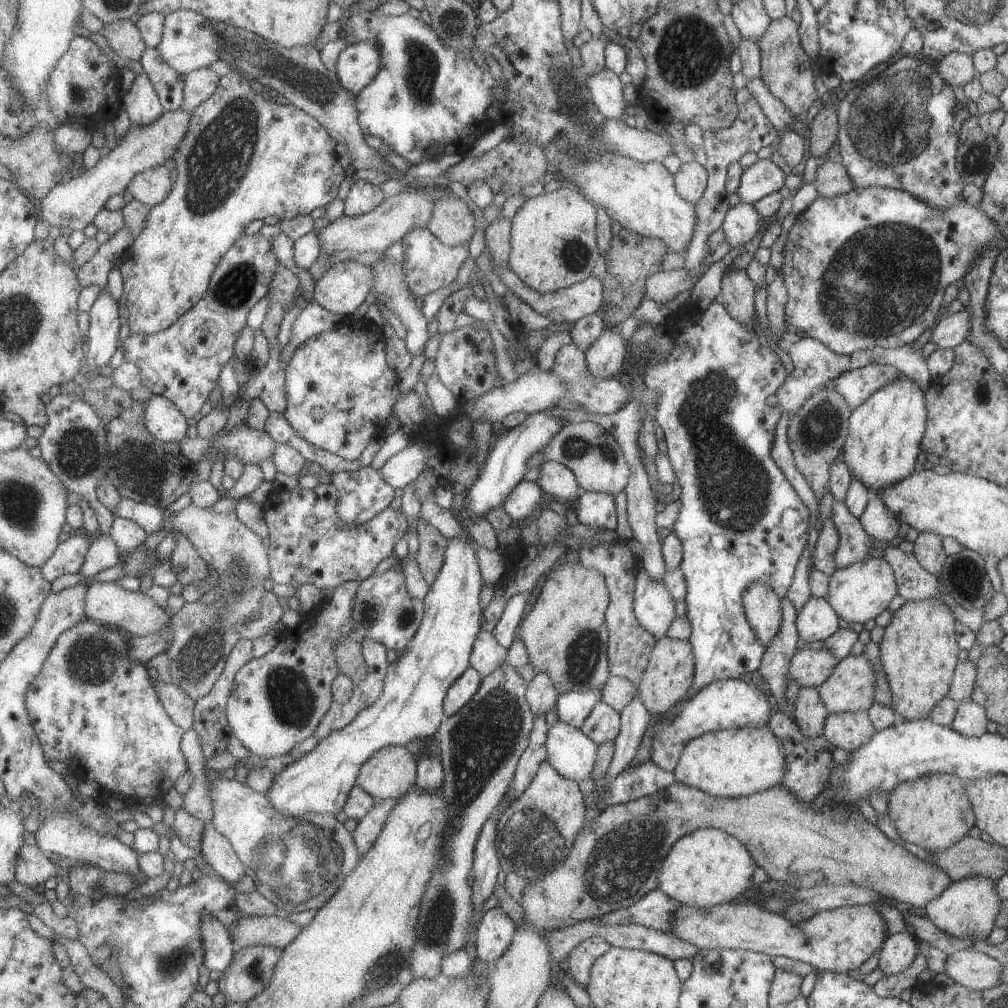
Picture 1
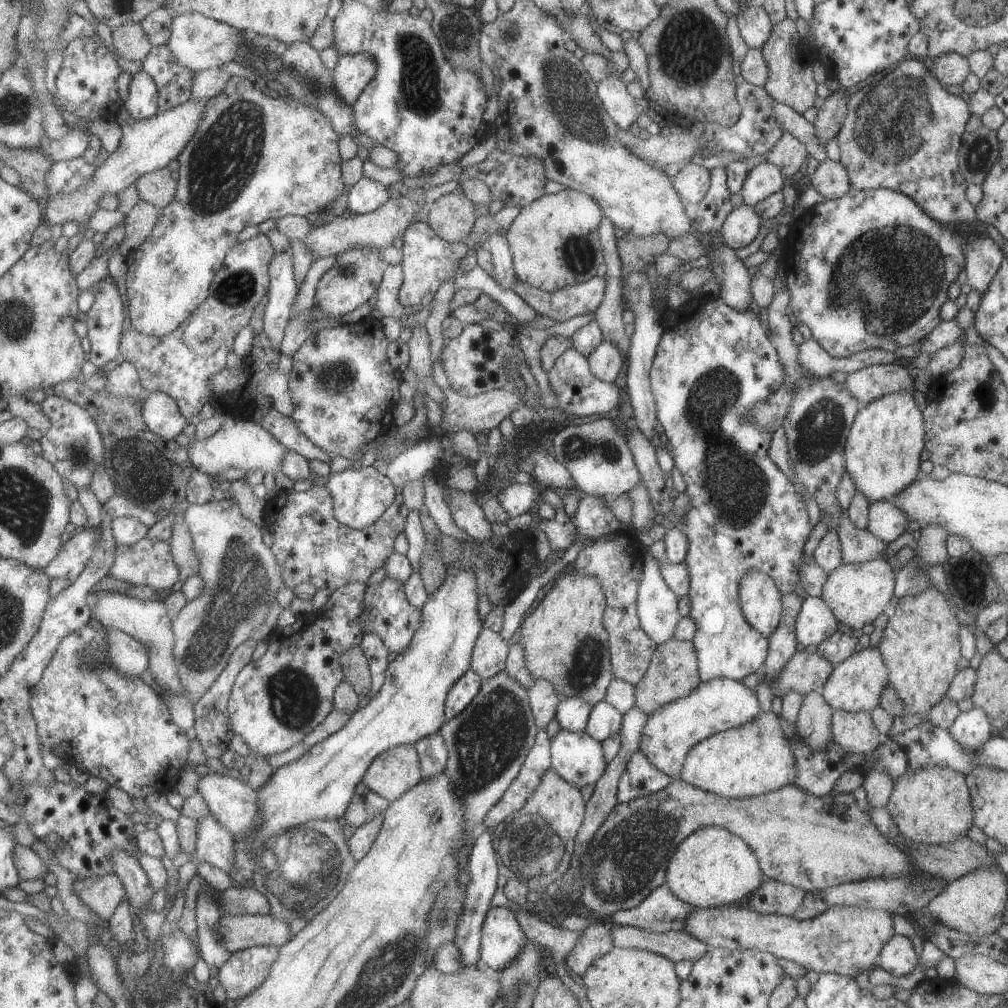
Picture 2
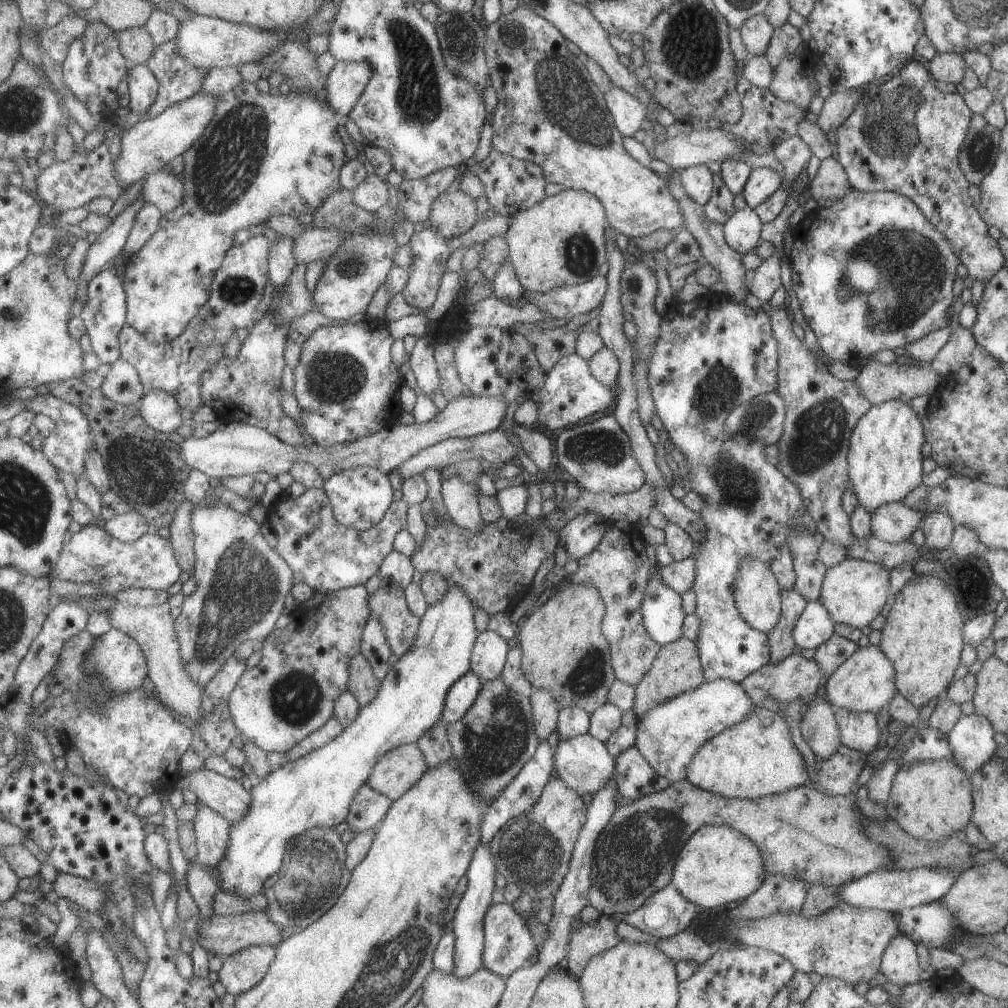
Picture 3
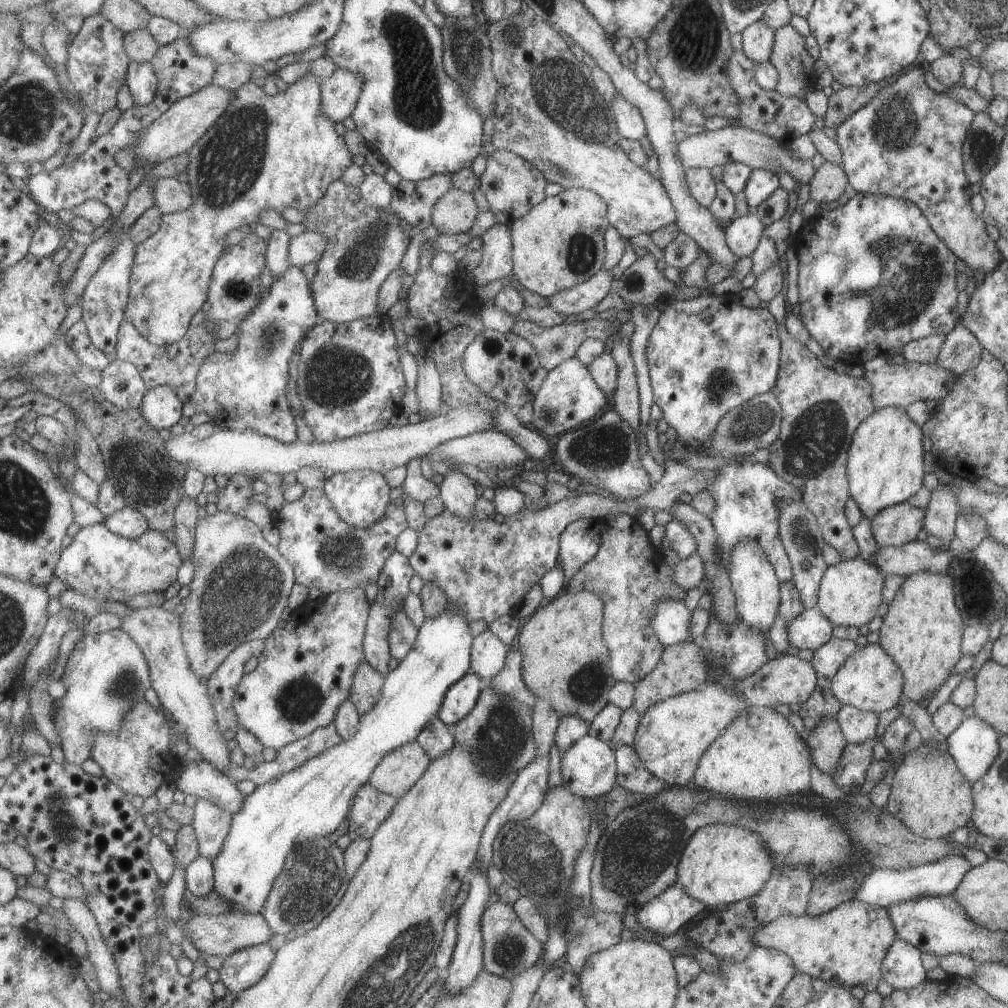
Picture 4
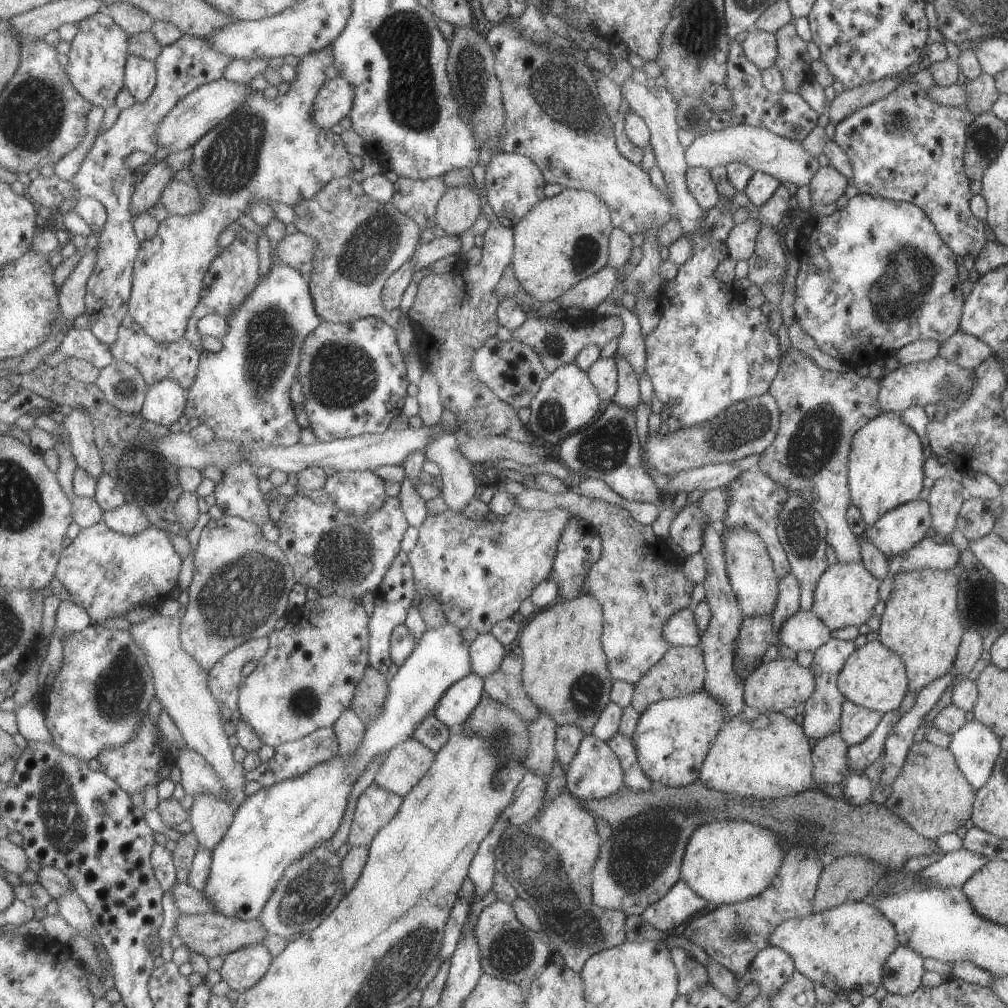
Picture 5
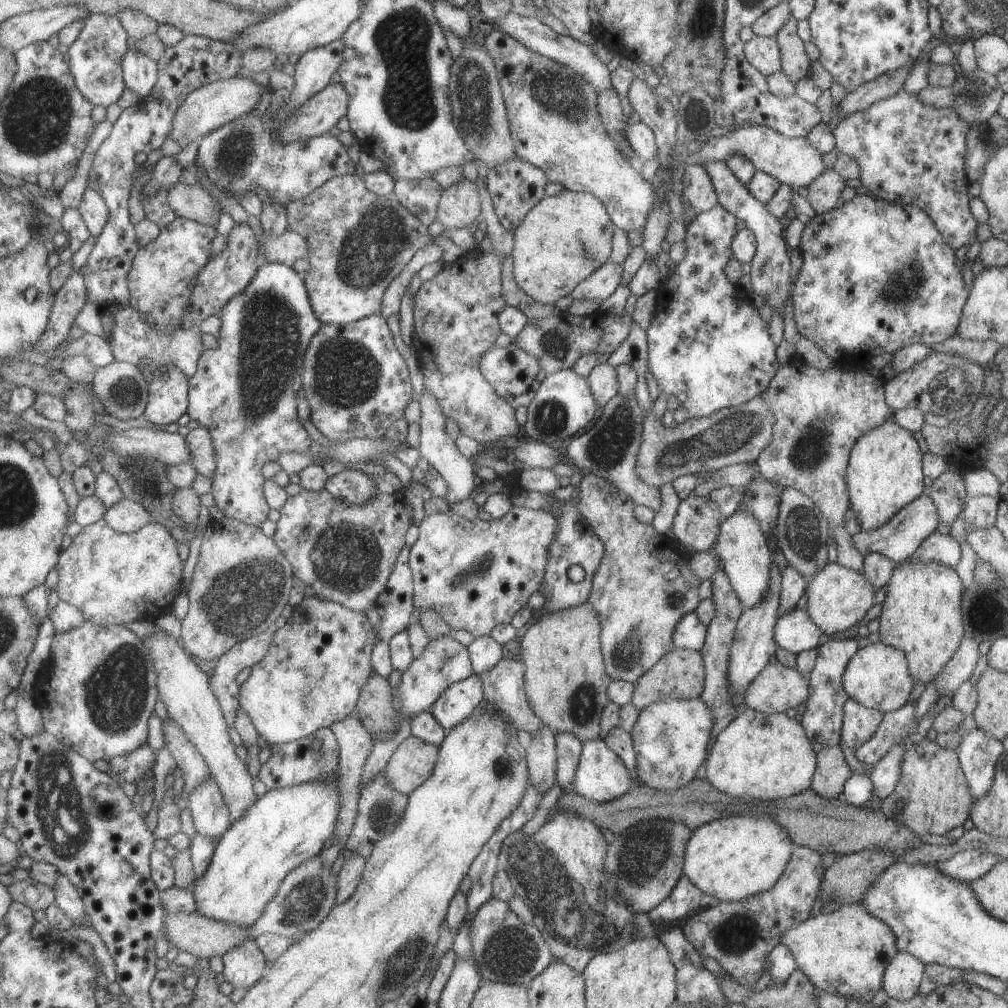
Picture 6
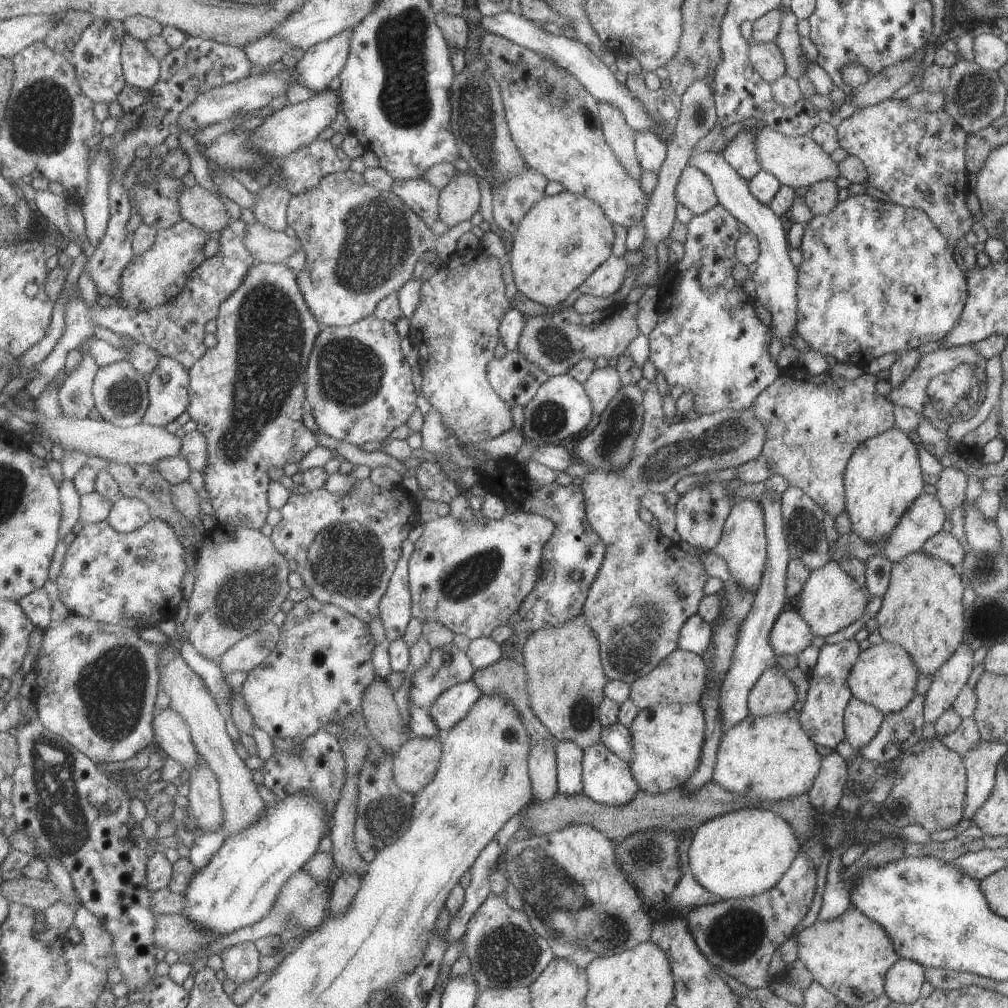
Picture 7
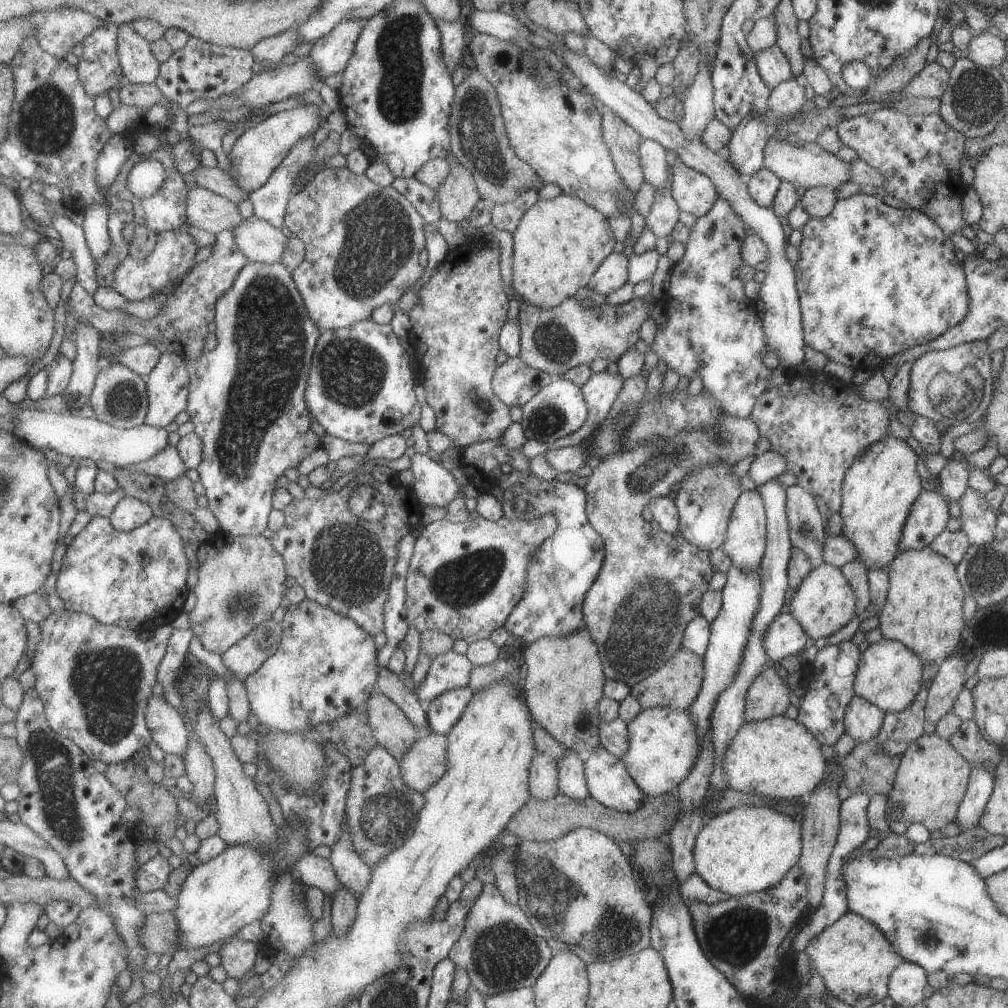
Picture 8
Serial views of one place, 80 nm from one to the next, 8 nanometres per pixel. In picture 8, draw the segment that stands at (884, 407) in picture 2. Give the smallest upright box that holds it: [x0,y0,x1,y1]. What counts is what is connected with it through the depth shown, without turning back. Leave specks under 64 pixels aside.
[838,436,921,570]

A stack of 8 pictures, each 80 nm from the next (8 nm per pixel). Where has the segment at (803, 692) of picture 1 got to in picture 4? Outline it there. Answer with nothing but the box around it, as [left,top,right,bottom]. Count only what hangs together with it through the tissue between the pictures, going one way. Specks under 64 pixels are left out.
[805,718,847,777]

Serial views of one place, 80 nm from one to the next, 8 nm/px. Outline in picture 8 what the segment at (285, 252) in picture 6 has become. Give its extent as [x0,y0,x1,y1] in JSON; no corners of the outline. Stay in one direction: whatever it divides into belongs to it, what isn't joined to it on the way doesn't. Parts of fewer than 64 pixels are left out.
[236,214,288,263]

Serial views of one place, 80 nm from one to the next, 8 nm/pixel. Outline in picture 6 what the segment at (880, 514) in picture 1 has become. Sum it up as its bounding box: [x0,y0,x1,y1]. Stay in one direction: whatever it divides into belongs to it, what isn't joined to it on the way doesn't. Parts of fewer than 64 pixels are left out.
[851,495,939,563]

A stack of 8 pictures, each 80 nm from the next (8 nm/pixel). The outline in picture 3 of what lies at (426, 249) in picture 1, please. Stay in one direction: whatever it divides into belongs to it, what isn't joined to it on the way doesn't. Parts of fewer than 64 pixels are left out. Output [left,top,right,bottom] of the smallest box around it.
[402,226,451,312]

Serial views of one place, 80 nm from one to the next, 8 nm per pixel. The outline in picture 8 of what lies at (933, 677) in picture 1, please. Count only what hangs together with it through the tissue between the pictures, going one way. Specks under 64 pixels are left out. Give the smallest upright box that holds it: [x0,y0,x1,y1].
[878,546,965,664]

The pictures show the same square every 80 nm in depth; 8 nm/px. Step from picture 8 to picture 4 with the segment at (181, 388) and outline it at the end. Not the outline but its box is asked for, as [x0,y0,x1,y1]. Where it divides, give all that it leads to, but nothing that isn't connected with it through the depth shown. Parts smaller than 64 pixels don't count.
[142,385,184,430]

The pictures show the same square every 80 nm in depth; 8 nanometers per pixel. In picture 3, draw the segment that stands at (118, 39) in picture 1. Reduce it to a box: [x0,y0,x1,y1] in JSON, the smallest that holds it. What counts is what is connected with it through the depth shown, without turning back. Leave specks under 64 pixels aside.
[119,27,156,65]

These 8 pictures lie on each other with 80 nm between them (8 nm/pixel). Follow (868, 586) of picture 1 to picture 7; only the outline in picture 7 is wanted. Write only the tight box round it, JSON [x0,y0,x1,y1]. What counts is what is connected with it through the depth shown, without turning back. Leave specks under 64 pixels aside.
[796,561,870,637]

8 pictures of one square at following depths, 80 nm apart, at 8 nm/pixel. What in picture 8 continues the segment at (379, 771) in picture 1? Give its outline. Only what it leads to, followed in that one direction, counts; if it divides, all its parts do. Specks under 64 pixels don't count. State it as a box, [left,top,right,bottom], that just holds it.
[400,733,447,793]

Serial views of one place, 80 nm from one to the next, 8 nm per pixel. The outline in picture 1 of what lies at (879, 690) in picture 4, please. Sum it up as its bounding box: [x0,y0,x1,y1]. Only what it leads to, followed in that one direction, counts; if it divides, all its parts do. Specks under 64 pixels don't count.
[816,653,876,713]

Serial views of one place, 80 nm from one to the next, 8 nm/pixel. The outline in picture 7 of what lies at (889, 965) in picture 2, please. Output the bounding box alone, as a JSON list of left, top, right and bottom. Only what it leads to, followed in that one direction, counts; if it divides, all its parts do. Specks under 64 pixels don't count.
[884,958,925,1004]

